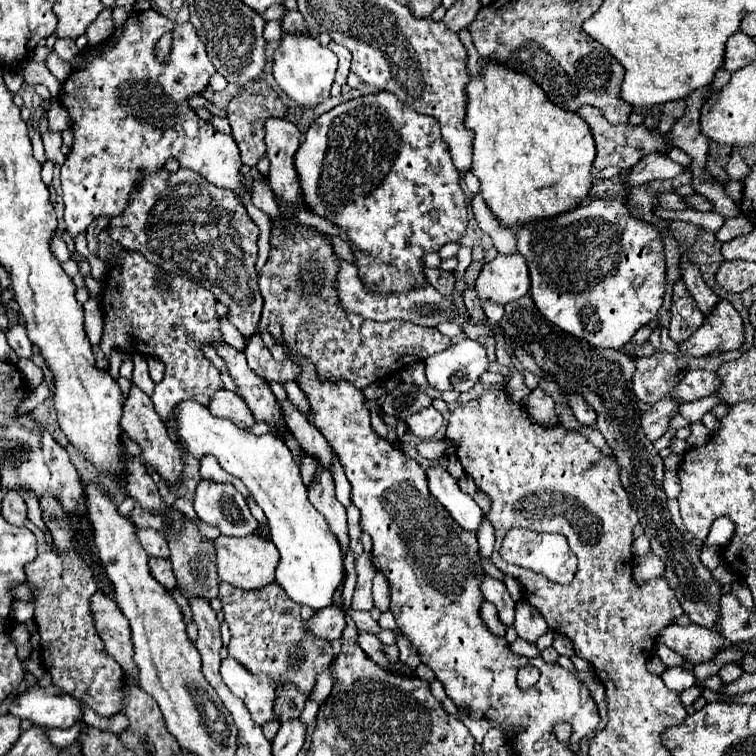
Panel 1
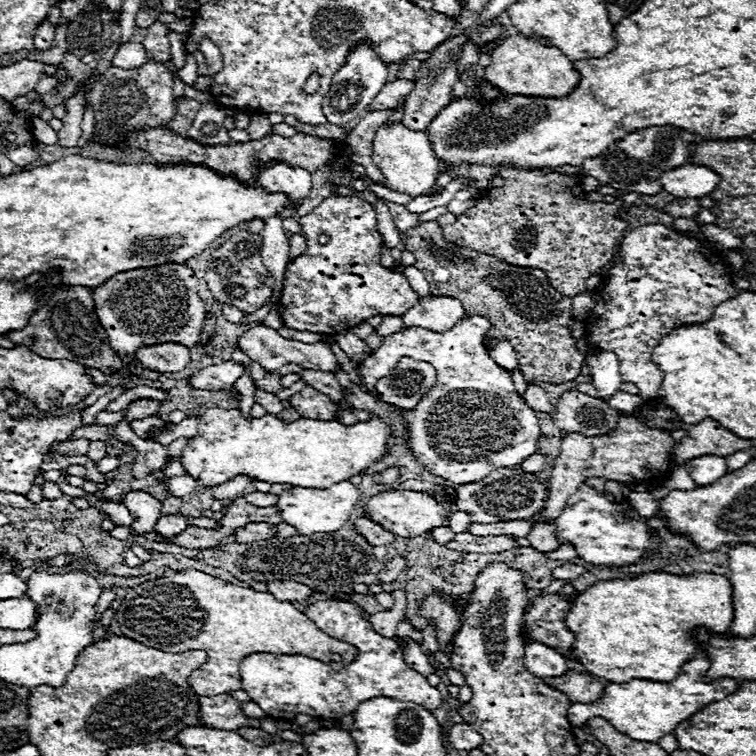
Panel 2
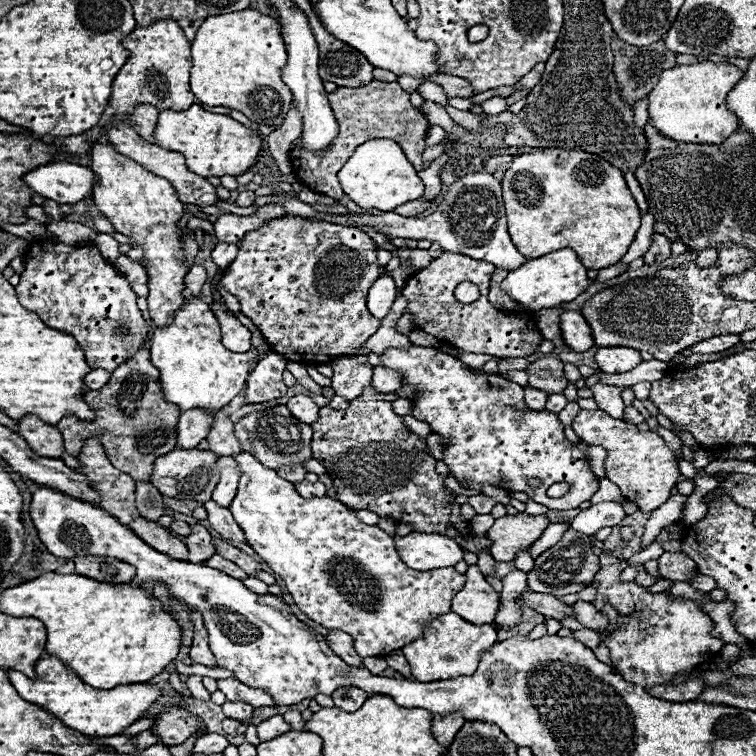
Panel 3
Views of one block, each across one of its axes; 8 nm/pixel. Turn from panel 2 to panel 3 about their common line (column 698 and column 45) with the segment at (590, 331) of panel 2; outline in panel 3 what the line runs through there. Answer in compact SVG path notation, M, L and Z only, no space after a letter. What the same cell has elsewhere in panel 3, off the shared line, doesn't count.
M42 242L42 244L30 246L26 252L26 270L20 276L16 294L28 310L36 312L42 318L44 324L72 334L76 338L78 346L84 350L86 362L90 368L104 368L104 370L112 372L128 356L132 356L140 348L140 344L146 342L146 338L152 330L150 324L144 322L142 312L136 306L138 296L132 292L128 280L124 280L124 276L120 276L120 272L116 272L116 268L112 268L112 264L108 264L100 256L96 246L76 248L76 246L52 244L52 242Z

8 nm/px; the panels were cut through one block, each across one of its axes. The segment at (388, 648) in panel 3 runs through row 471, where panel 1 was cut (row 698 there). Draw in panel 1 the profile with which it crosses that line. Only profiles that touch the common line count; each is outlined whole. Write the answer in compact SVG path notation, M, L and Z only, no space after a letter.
M234 658L222 660L222 680L232 694L236 694L256 724L264 724L274 720L274 682L264 676L252 676L244 666L240 666Z

